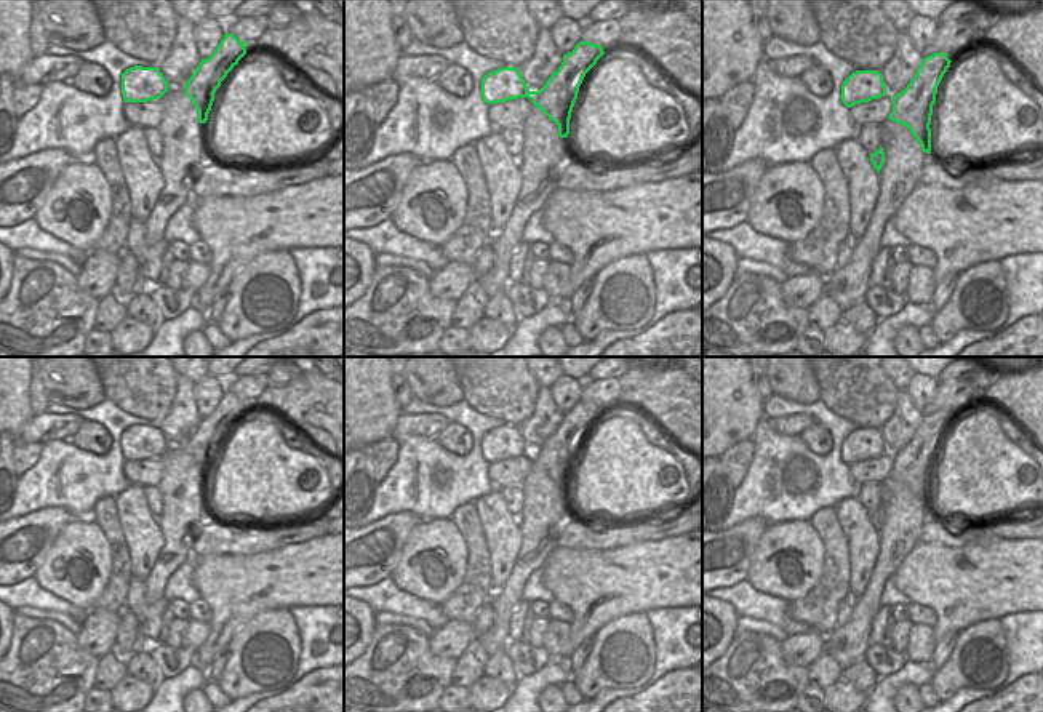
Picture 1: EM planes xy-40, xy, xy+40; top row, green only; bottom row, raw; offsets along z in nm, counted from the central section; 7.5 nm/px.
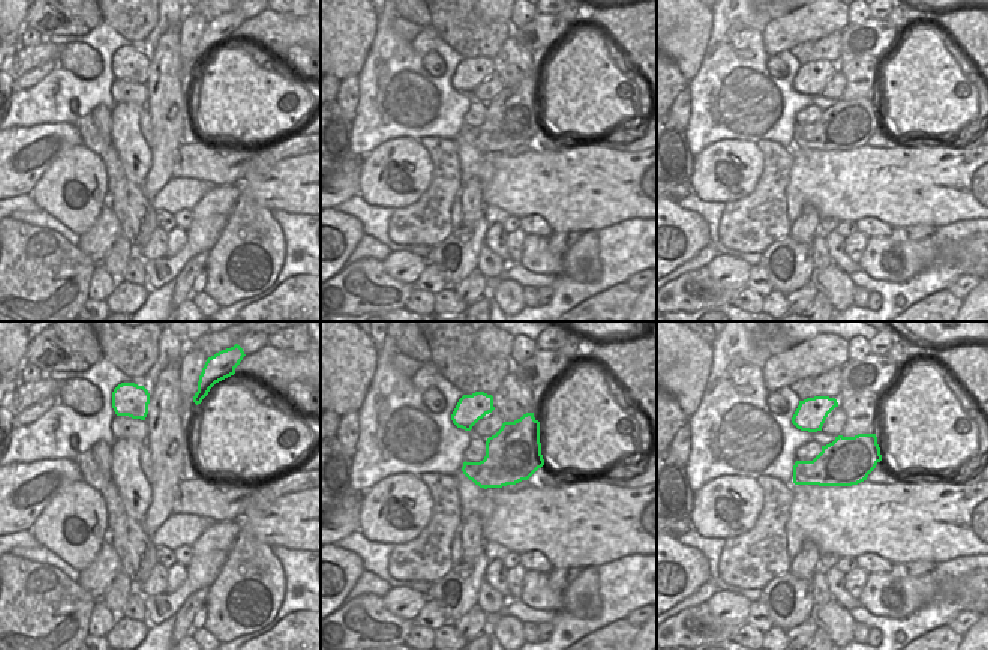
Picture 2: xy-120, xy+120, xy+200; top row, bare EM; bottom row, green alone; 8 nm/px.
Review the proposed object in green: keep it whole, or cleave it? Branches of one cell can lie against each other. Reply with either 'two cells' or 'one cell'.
two cells

